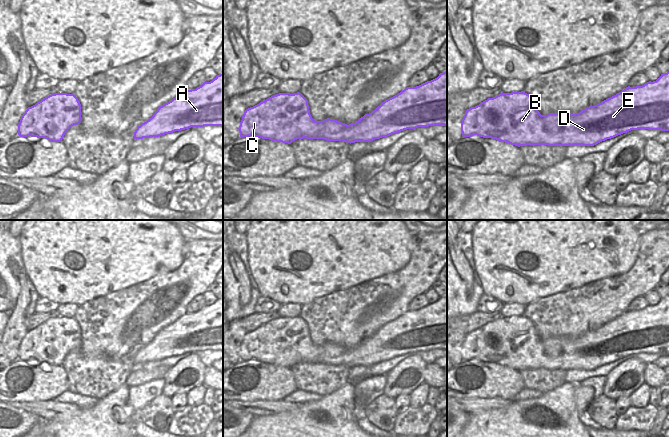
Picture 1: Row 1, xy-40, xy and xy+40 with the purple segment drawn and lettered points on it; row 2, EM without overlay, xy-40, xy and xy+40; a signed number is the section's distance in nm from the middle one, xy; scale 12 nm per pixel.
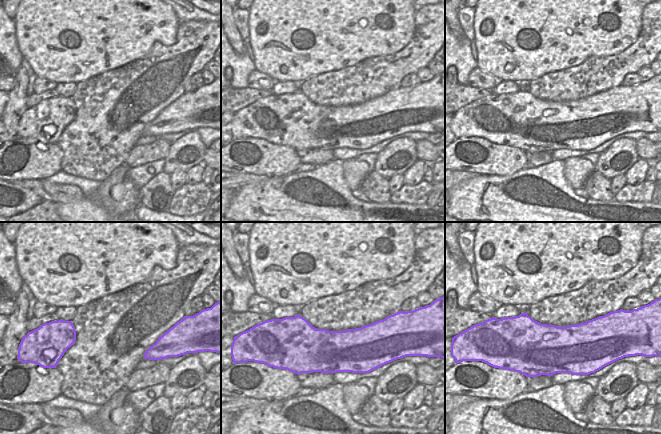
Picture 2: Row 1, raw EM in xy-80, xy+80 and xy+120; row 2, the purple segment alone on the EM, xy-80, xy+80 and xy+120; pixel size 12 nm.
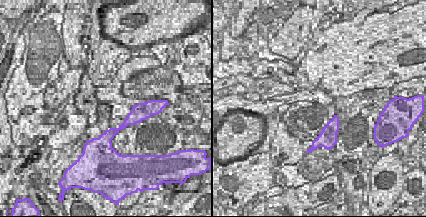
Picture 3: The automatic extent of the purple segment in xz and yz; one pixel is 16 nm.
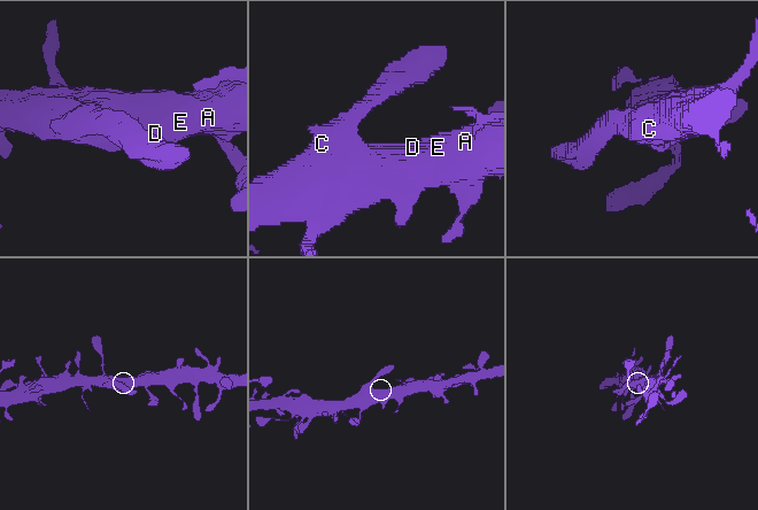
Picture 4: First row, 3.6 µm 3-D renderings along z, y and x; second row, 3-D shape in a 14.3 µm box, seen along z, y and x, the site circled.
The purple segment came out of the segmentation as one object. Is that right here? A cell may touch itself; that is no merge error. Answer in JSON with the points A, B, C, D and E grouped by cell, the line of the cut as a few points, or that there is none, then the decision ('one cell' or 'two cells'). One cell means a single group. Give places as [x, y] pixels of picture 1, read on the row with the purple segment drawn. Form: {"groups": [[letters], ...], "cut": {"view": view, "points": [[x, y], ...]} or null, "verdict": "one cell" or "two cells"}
{"groups": [["A", "B", "C", "D", "E"]], "cut": null, "verdict": "one cell"}

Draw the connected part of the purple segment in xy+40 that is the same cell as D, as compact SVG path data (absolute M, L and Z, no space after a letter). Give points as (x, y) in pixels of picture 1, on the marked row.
M669 72L642 86L626 87L616 95L579 113L541 115L533 98L525 93L501 93L466 110L461 122L463 137L477 135L515 146L594 146L631 130L669 131Z

